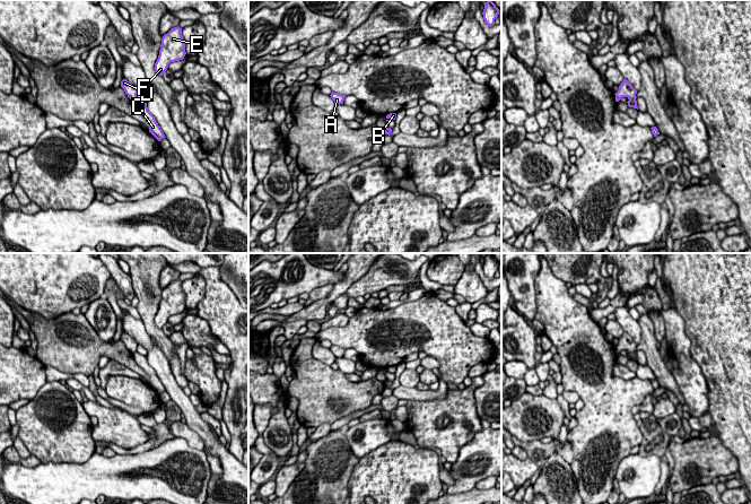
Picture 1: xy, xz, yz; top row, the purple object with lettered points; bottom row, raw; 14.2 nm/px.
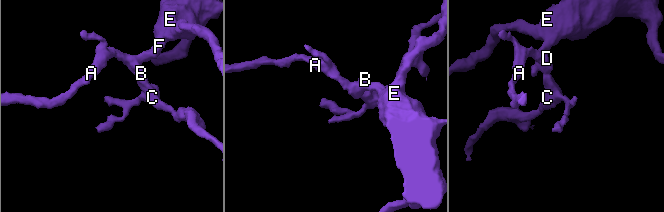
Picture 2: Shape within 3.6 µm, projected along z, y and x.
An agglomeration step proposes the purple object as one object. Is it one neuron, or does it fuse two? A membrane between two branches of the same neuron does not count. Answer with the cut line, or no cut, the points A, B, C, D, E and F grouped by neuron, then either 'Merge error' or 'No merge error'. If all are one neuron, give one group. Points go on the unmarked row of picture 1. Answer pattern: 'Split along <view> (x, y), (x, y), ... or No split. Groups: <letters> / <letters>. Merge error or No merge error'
Split along yz (629, 352), (635, 353). Groups: A B D E F / C. Merge error

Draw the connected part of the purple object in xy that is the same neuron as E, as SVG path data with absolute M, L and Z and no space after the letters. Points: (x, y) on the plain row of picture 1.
M174 280L161 292L158 312L155 316L155 324L163 329L171 315L183 313L185 310L185 295L182 289L182 281Z

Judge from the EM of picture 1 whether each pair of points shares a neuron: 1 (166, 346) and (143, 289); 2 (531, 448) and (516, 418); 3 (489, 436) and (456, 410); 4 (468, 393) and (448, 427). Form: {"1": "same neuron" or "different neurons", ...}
{"1": "same neuron", "2": "different neurons", "3": "different neurons", "4": "same neuron"}

